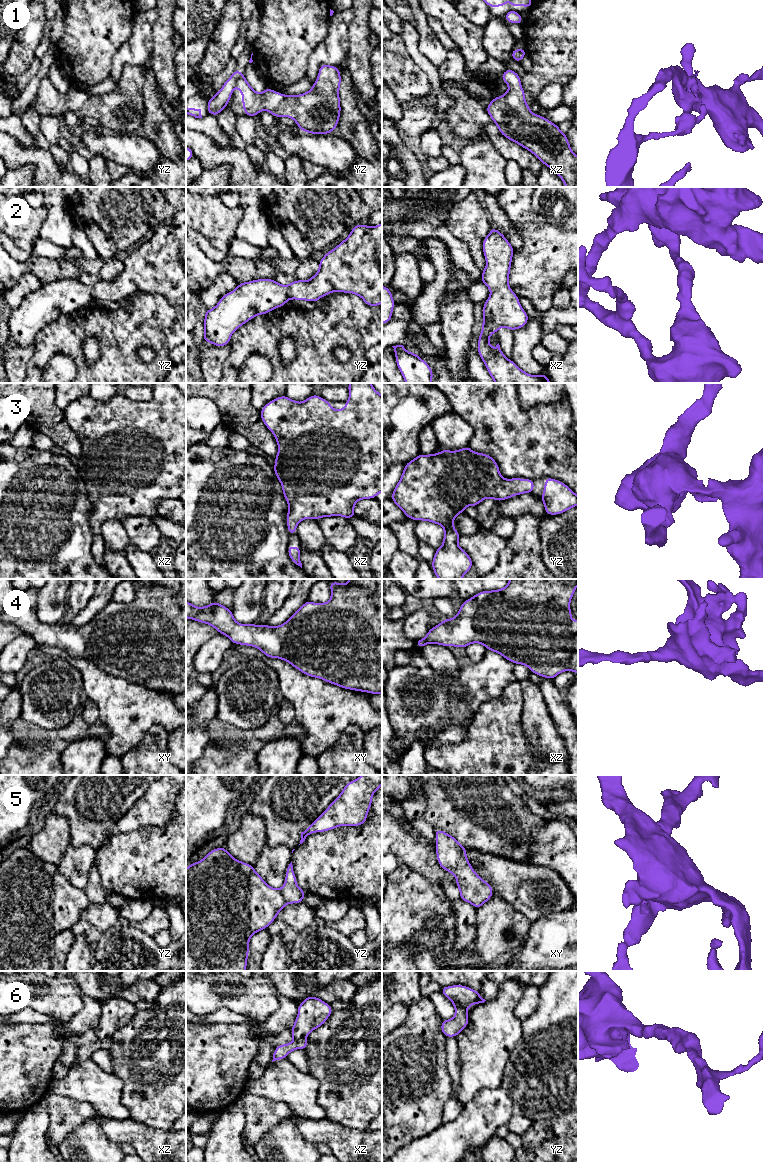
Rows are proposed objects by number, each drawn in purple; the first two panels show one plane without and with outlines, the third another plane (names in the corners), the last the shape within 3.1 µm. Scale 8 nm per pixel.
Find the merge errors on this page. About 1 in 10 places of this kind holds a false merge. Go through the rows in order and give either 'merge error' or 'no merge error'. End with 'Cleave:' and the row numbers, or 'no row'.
1: no merge error
2: no merge error
3: no merge error
4: no merge error
5: no merge error
6: no merge error
Cleave: no row

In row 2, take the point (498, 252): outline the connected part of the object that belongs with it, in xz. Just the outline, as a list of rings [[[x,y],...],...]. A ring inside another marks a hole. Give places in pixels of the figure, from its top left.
[[[495,227],[485,237],[482,247],[487,266],[482,270],[481,282],[491,293],[482,310],[483,325],[478,337],[480,358],[495,383],[551,383],[545,372],[535,376],[521,370],[504,356],[499,343],[494,349],[490,346],[492,333],[497,334],[501,327],[511,331],[523,328],[529,316],[508,285],[514,248]]]

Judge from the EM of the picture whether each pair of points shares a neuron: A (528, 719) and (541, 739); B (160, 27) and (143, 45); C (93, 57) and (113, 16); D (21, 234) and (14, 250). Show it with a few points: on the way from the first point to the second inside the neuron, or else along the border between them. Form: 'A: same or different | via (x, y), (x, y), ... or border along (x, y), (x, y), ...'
A: same | via (533, 724), (541, 734)
B: different | border along (157, 13), (152, 28), (152, 53), (149, 59)
C: same | via (93, 47), (93, 36), (103, 26)
D: different | border along (10, 236), (30, 254)

